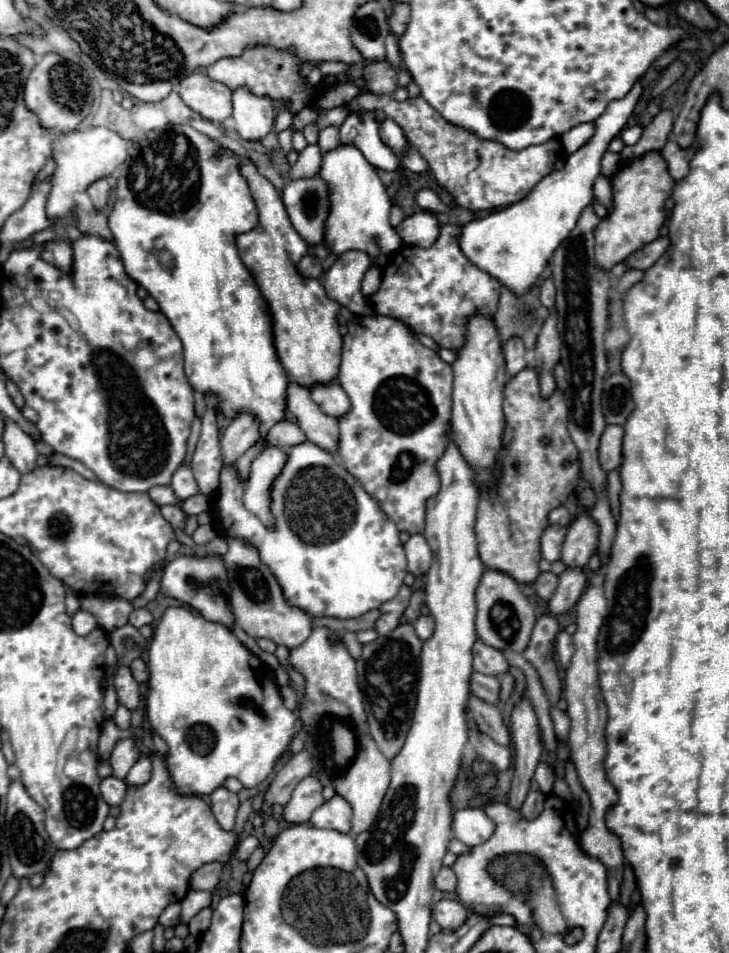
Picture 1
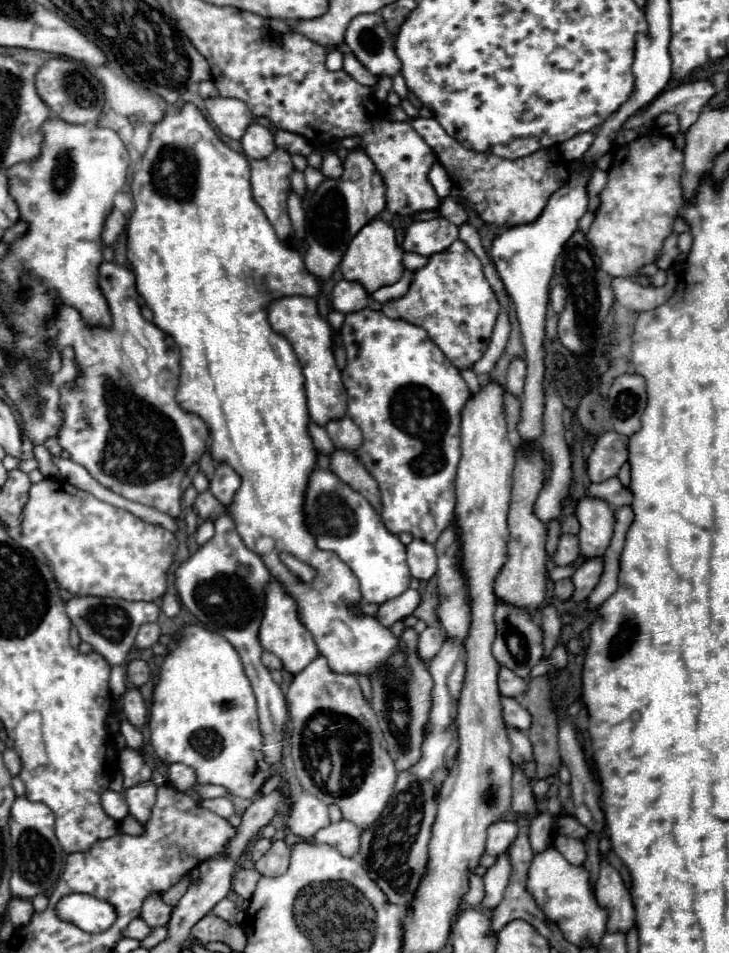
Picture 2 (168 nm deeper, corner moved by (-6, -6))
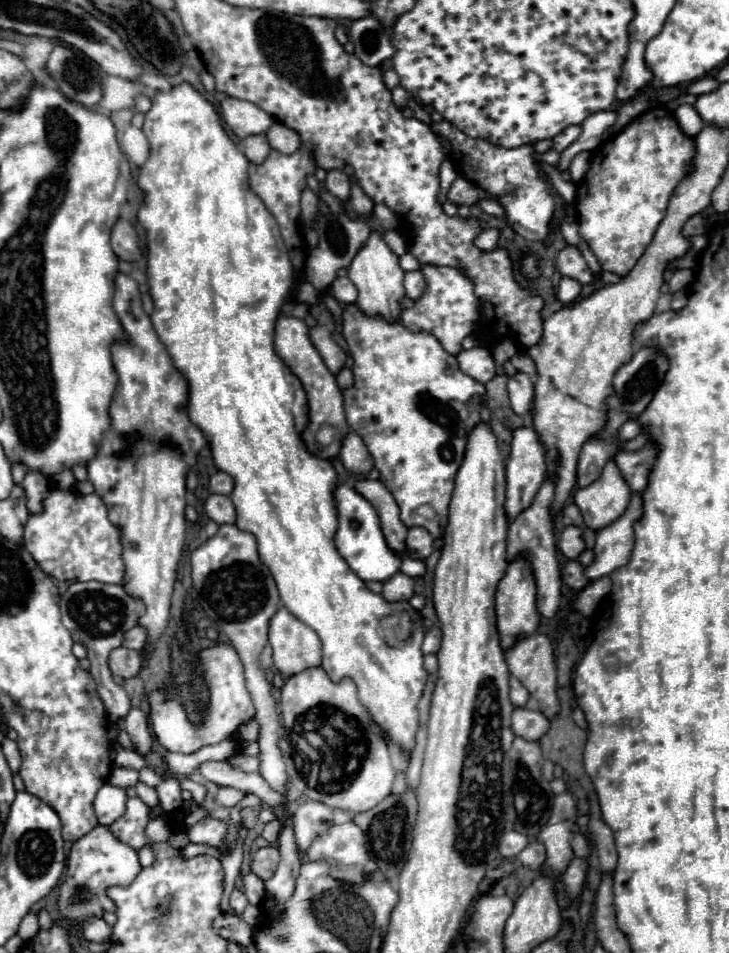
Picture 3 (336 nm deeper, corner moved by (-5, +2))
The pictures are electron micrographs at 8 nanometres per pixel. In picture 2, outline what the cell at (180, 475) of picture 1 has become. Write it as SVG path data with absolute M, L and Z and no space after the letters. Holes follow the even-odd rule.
M209 490L201 492L201 494L197 496L197 500L195 500L193 506L195 506L195 510L199 512L199 516L203 516L203 520L207 520L207 518L209 518L209 520L215 520L215 518L225 510L225 506L219 504Z

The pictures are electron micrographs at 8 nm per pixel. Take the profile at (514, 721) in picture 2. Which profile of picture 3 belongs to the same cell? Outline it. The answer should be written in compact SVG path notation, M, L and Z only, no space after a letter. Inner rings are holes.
M516 708L512 712L512 730L516 736L522 736L524 740L538 742L546 734L548 726L550 726L548 718L538 710Z

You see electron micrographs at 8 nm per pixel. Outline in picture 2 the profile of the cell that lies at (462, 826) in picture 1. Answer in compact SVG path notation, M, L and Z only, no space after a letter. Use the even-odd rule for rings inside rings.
M499 820L495 824L491 824L491 828L487 830L487 854L491 856L499 856L503 852L507 852L507 848L511 846L511 842L517 836L517 824L515 822L507 822L507 820Z

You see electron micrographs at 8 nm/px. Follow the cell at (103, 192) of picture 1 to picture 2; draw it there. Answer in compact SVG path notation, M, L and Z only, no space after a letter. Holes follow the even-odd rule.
M113 208L111 214L105 220L105 226L103 226L103 240L105 240L105 244L111 246L117 240L117 236L123 232L123 228L125 228L125 216L117 208Z

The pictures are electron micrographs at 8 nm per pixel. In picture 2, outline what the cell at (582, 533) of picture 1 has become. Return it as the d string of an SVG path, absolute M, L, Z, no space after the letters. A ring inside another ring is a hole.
M583 498L577 502L575 514L581 524L581 530L577 534L581 556L587 560L601 558L613 536L613 510L603 500Z

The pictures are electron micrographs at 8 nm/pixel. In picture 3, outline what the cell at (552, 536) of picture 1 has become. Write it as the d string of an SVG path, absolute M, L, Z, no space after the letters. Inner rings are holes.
M566 526L558 536L558 548L566 558L576 560L584 552L584 540L582 540L582 528L578 526Z

